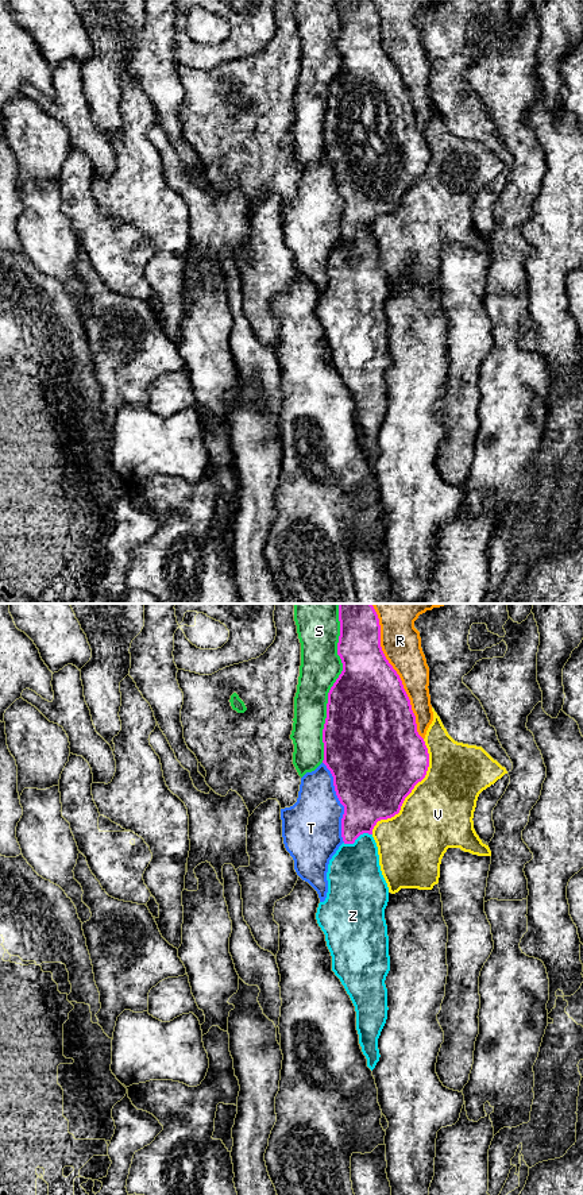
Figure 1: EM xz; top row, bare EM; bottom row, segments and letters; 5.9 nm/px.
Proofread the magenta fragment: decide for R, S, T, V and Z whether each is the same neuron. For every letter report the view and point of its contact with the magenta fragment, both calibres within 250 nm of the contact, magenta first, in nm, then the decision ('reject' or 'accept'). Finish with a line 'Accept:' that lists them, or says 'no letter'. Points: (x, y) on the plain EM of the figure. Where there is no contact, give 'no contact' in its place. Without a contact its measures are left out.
R: contact xz (396, 68); calibres 480 and 240 nm; reject
S: contact xz (334, 78); calibres 480 and 240 nm; reject
T: contact xz (340, 197); calibres 480 and 360 nm; reject
V: contact xz (410, 187); calibres 500 and 420 nm; reject
Z: contact xz (356, 232); calibres 300 and 320 nm; reject
Accept: no letter

